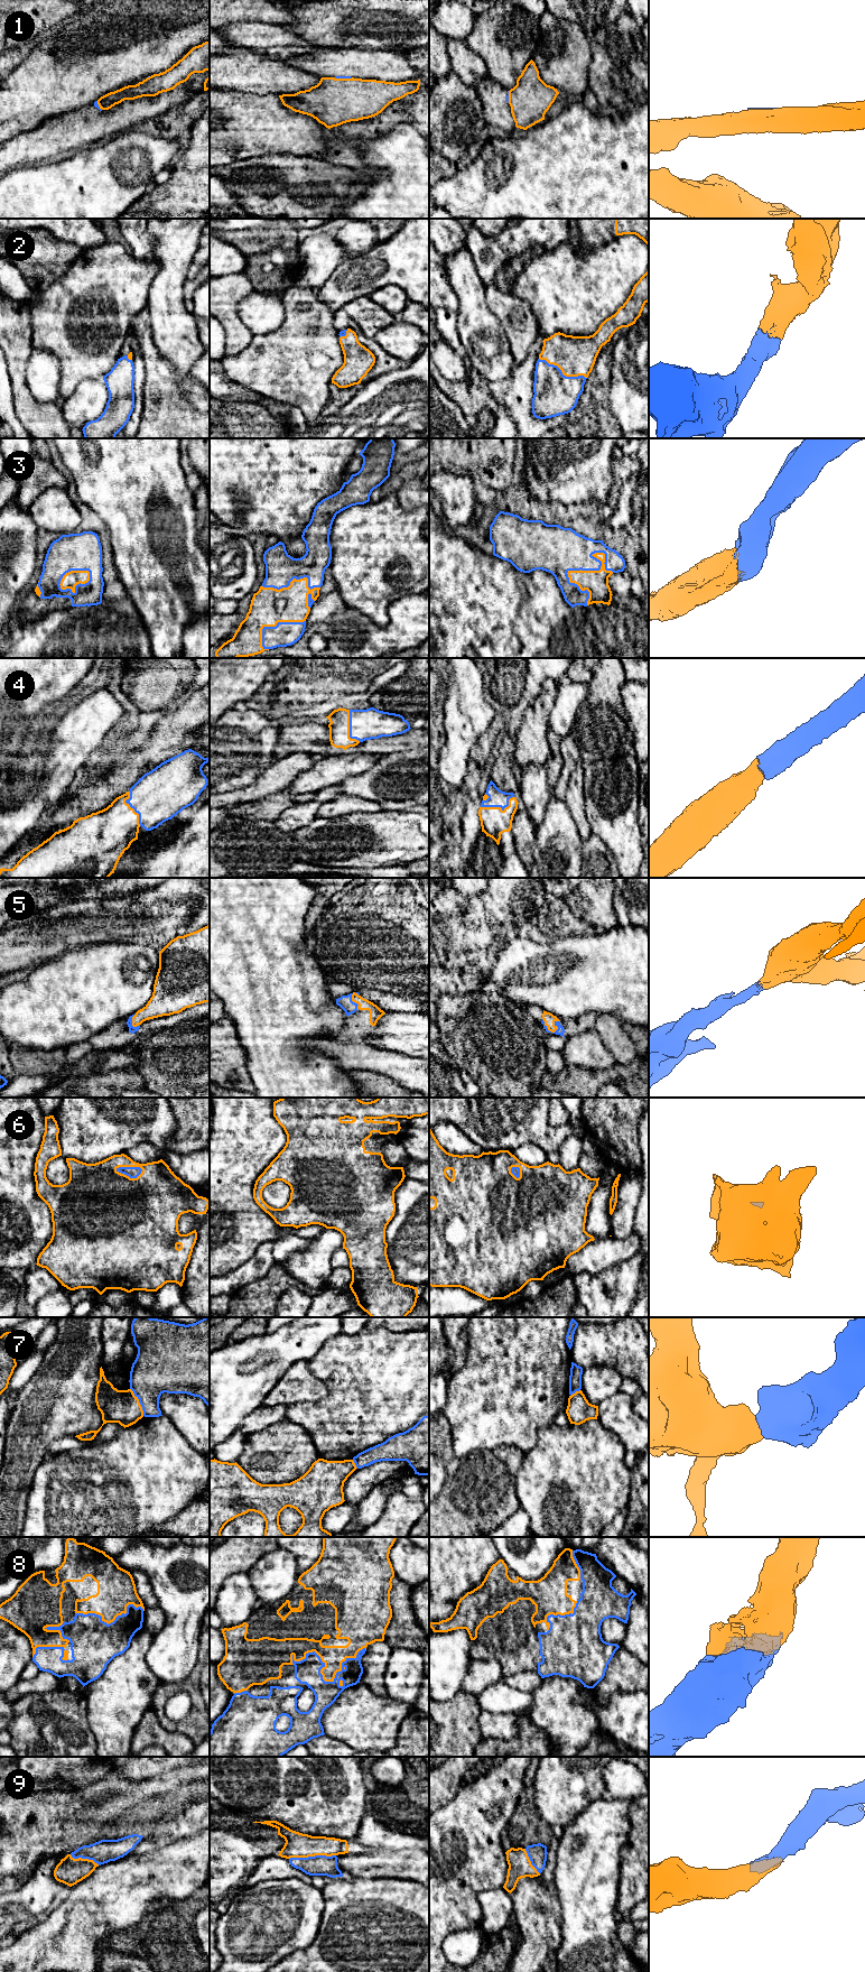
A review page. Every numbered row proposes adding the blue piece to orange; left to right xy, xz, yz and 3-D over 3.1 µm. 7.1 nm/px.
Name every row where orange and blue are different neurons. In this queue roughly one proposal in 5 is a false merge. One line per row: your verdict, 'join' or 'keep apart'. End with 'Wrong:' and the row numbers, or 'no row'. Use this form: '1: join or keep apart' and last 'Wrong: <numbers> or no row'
1: keep apart
2: join
3: join
4: join
5: join
6: join
7: keep apart
8: join
9: join
Wrong: 1, 7

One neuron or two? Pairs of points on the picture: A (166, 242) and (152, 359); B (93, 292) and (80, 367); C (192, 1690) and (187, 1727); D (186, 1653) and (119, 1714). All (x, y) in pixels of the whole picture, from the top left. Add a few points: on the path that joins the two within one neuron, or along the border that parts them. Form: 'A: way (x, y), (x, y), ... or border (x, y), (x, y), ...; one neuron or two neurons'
A: border (149, 325), (151, 340), (158, 353), (170, 364); two neurons
B: way (92, 311), (92, 330), (86, 335), (86, 348); one neuron
C: way (197, 1699), (196, 1718); one neuron
D: border (147, 1654), (146, 1662), (150, 1670), (161, 1683); two neurons

